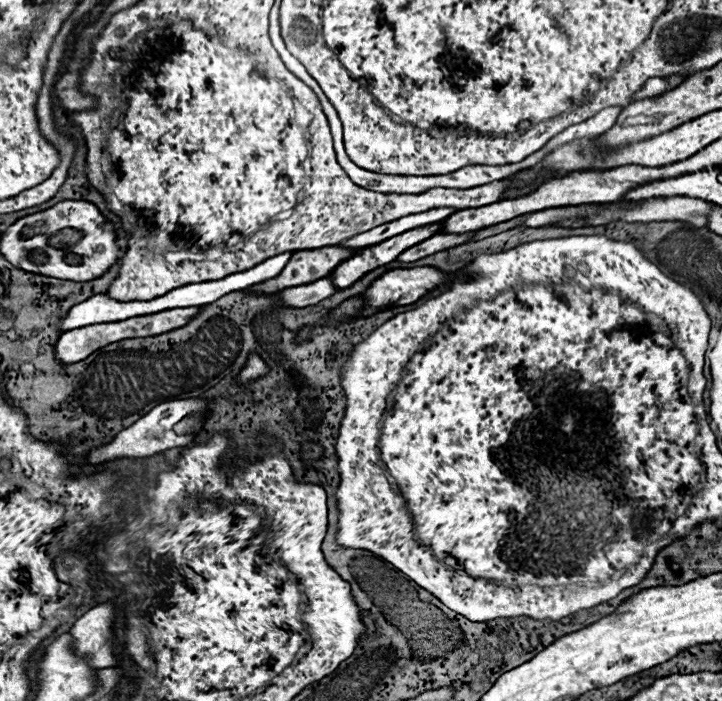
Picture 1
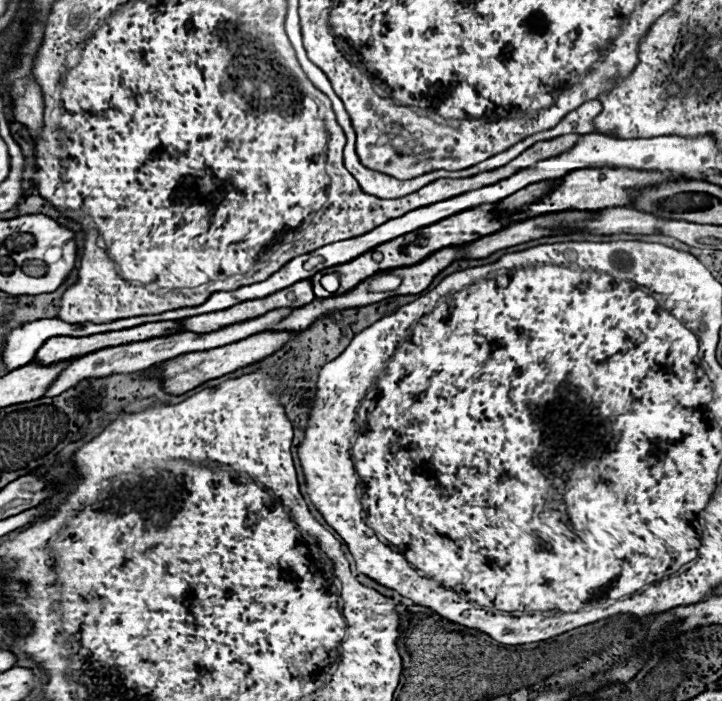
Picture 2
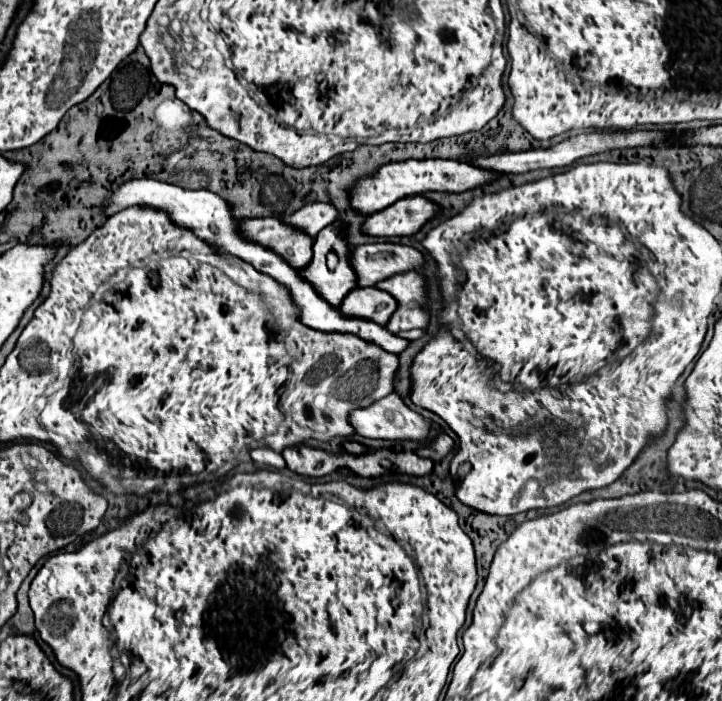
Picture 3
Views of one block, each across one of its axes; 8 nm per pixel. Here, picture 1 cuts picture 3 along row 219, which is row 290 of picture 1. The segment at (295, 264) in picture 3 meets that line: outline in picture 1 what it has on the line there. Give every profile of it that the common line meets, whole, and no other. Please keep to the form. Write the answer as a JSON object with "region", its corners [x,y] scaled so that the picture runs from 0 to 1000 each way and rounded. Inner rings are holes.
{"region":[[[449,351],[446,357],[418,357],[418,359],[402,365],[402,374],[393,379],[388,394],[382,394],[380,399],[371,399],[366,405],[349,408],[346,417],[380,419],[391,411],[435,402],[435,399],[457,391],[474,371],[490,365],[499,357],[501,354],[485,357],[485,354],[474,354],[474,351]]]}

